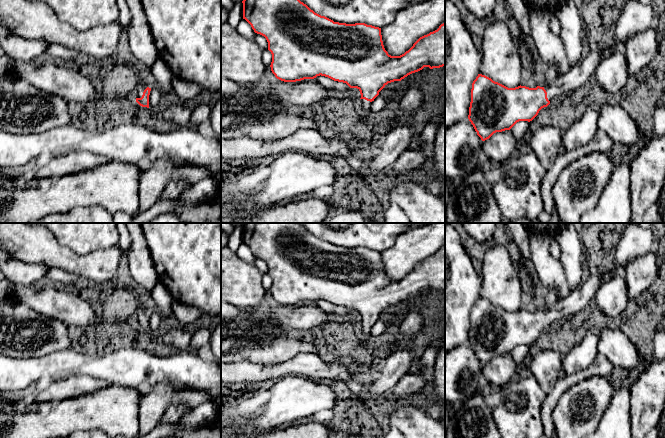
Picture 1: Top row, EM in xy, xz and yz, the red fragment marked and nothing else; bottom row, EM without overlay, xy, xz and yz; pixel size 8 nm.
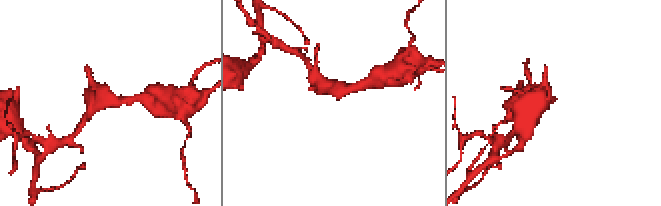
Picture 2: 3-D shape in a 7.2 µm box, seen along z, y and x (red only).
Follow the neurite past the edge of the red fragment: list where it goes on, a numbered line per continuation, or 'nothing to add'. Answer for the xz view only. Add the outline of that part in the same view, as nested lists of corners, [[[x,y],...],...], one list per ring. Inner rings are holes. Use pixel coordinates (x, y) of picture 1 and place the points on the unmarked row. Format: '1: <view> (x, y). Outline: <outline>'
1: xz (364, 331). Outline: [[[360,323],[358,325],[358,338],[359,341],[370,348],[374,346],[374,340],[371,336],[371,326],[365,323]]]

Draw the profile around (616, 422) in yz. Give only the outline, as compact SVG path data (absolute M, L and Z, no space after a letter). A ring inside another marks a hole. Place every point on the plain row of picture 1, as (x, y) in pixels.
M615 389L596 430L585 438L631 438L630 389Z

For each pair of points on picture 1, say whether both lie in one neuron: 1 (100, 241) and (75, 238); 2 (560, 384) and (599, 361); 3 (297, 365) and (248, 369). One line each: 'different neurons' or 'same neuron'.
1: same neuron
2: same neuron
3: same neuron

